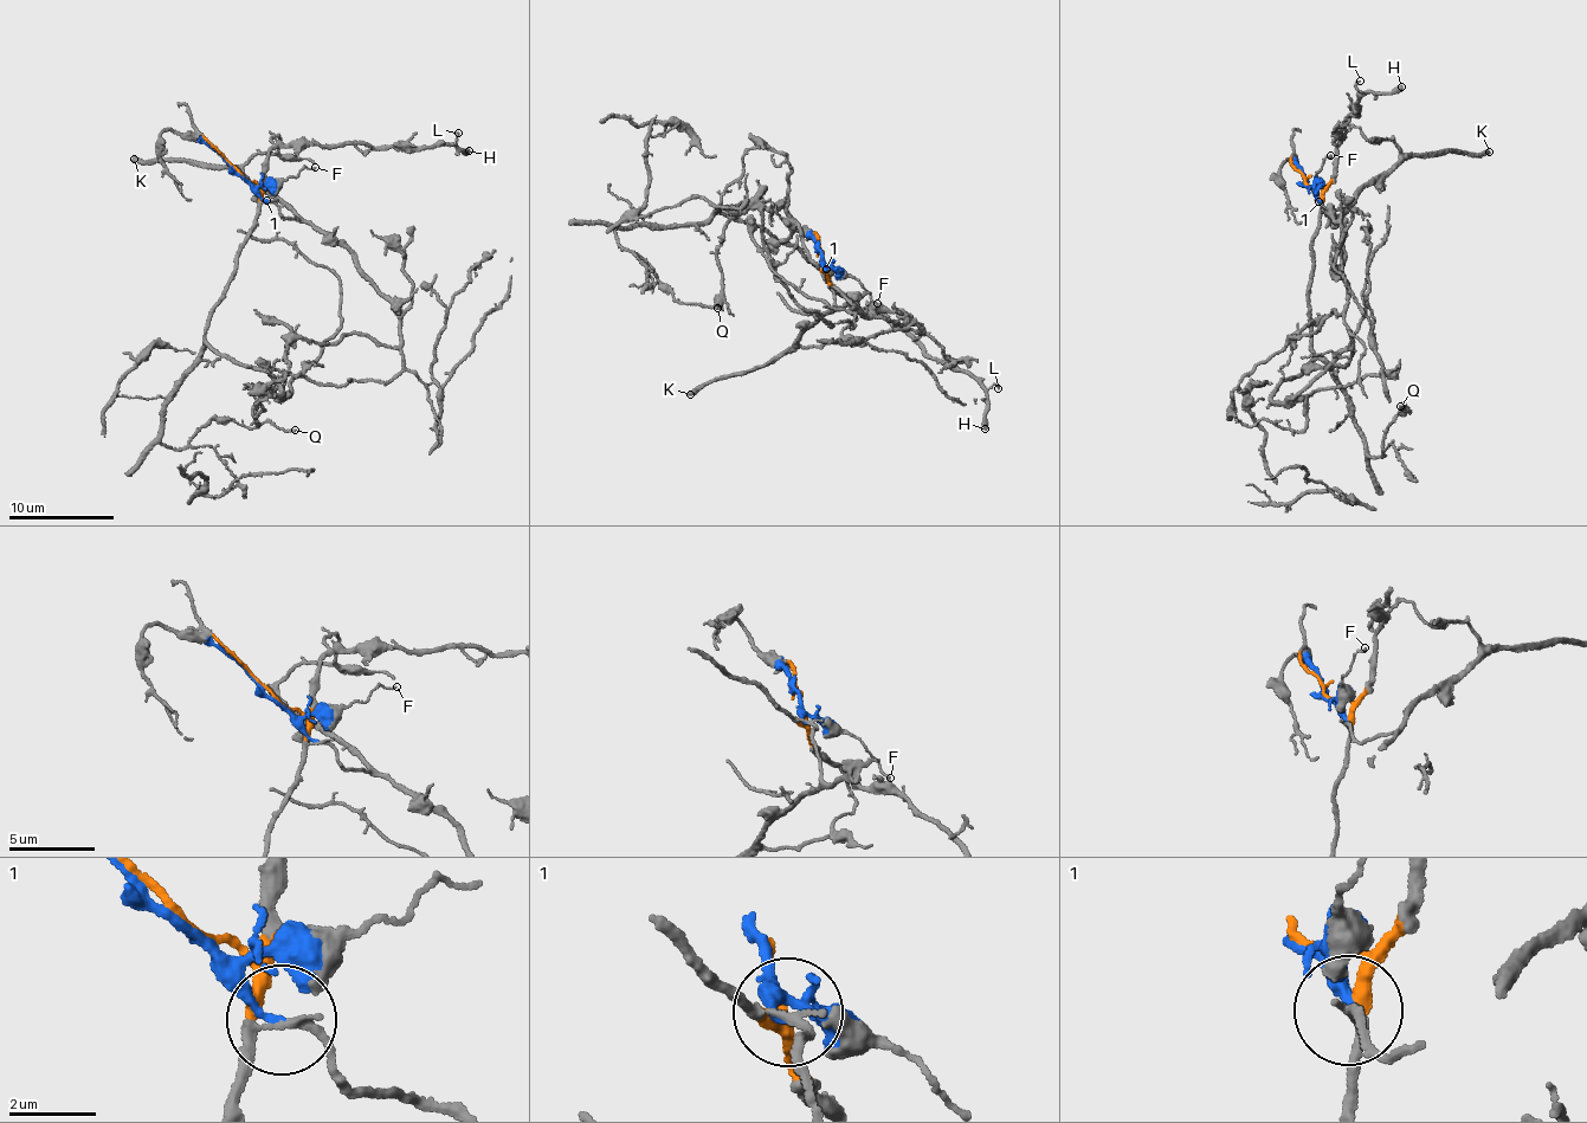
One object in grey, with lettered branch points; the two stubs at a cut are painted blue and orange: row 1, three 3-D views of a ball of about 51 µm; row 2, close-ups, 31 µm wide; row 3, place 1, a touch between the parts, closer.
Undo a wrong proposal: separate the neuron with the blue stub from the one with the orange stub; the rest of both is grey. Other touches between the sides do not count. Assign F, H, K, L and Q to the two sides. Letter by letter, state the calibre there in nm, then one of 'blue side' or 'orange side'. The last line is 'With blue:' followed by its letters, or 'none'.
F: calibre 100 nm; blue side
H: calibre 320 nm; orange side
K: calibre 280 nm; blue side
L: calibre 120 nm; orange side
Q: calibre 180 nm; orange side
With blue: F, K

